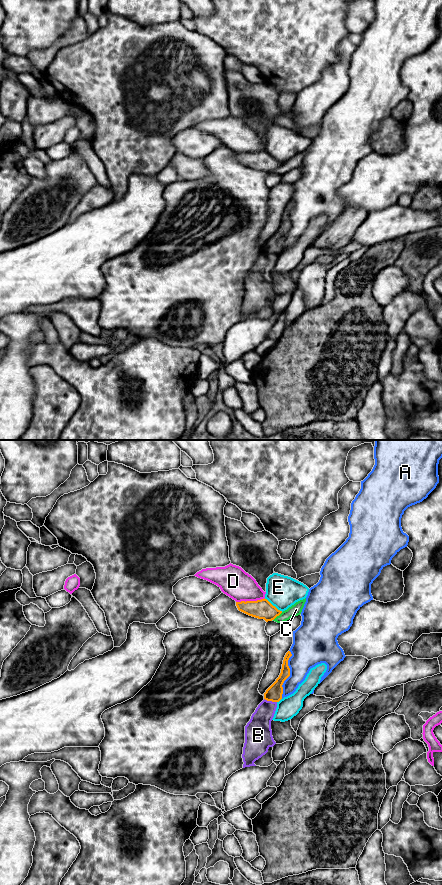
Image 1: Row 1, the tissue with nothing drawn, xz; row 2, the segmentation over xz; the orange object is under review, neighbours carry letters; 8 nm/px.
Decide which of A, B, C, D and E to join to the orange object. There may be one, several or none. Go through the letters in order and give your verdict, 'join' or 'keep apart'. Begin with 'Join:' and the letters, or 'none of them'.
Join: none of them
A: keep apart
B: keep apart
C: keep apart
D: keep apart
E: keep apart

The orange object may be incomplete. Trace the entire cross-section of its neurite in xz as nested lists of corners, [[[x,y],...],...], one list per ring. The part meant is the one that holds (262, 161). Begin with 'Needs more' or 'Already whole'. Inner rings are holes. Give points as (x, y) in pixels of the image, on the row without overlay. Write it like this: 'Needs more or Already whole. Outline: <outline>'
Already whole. Outline: [[[267,151],[236,154],[239,163],[266,174],[274,172],[282,163],[273,158]]]

